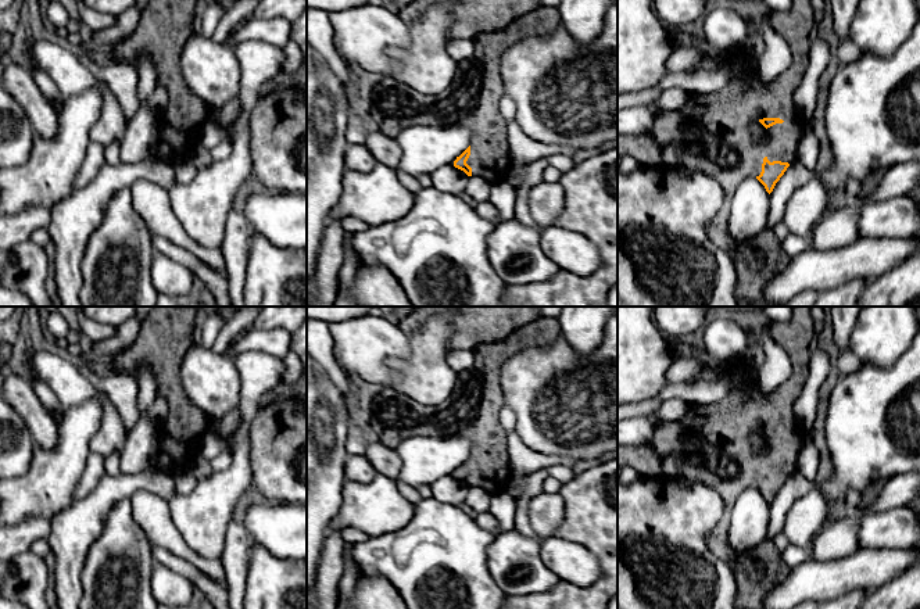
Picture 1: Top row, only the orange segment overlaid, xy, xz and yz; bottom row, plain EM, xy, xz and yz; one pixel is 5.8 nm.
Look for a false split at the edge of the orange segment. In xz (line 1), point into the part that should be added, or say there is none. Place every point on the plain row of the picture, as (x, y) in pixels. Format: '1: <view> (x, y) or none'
1: xz (471, 411)

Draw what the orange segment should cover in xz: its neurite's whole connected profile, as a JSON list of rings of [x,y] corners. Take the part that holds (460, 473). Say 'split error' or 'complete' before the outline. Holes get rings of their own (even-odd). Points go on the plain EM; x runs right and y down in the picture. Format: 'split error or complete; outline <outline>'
split error; outline [[[556,316],[538,318],[502,341],[476,347],[475,363],[458,373],[452,393],[437,405],[420,404],[384,387],[368,413],[376,441],[395,449],[408,437],[465,438],[470,443],[470,456],[457,468],[454,477],[491,497],[506,491],[512,473],[506,434],[498,418],[504,405],[501,368],[515,354],[534,345],[551,345],[558,336]]]

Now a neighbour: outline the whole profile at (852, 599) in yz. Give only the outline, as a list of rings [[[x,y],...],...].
[[[853,590],[845,595],[821,602],[819,609],[859,609],[864,597],[866,594],[863,591]]]

